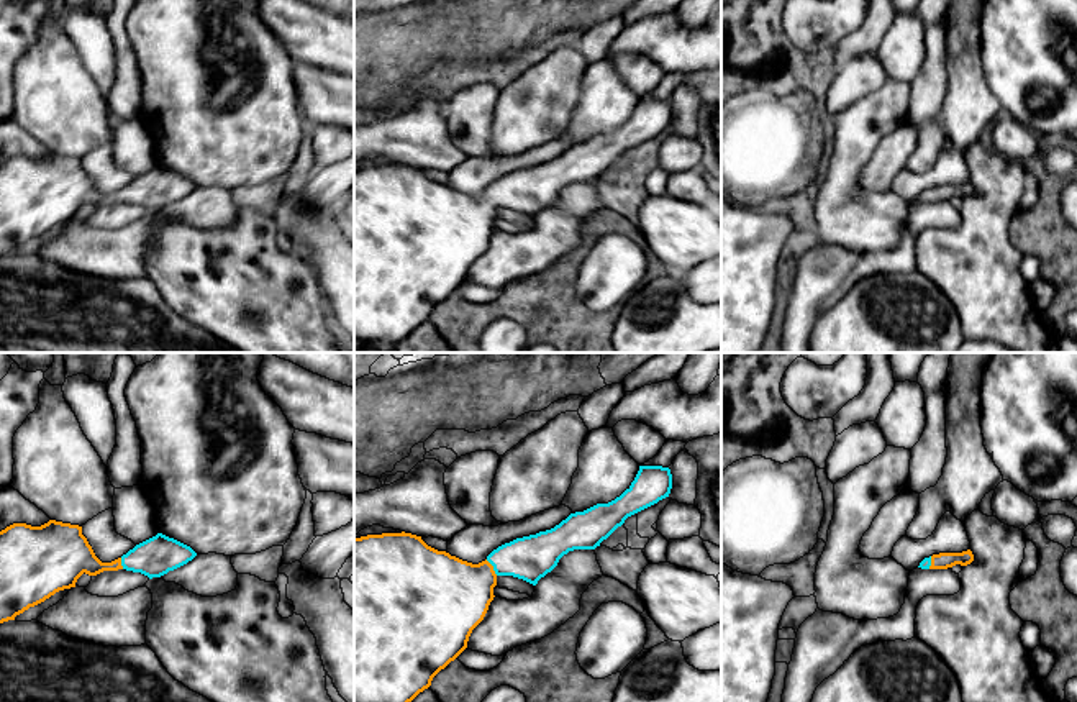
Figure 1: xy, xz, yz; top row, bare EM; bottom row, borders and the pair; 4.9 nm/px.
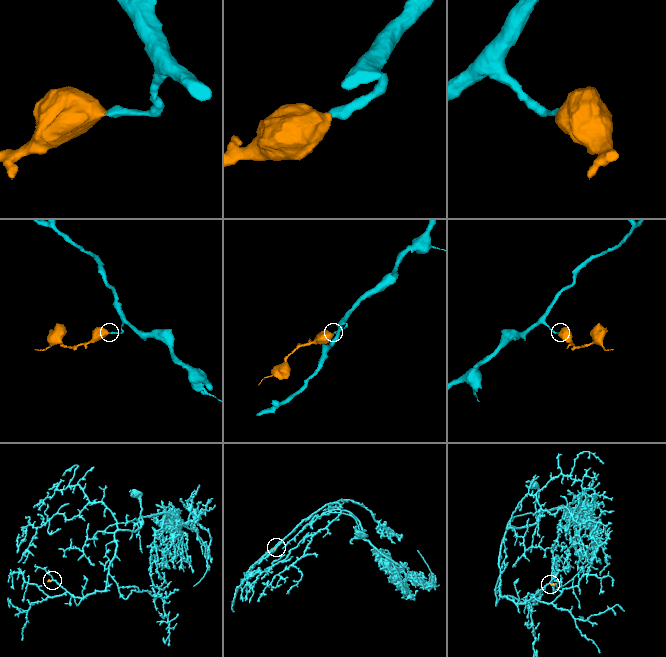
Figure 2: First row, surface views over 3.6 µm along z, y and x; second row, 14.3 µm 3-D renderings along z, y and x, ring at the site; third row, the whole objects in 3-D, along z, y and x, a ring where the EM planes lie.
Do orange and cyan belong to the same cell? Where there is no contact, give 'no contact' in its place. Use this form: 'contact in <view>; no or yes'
contact in xz; yes

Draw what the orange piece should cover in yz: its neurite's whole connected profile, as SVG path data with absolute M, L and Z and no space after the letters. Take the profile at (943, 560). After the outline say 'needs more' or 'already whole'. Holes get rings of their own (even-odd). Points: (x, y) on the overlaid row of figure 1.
M970 549L962 553L939 553L929 558L925 558L918 568L921 569L947 569L956 564L967 566L974 561L974 554Z; needs more

